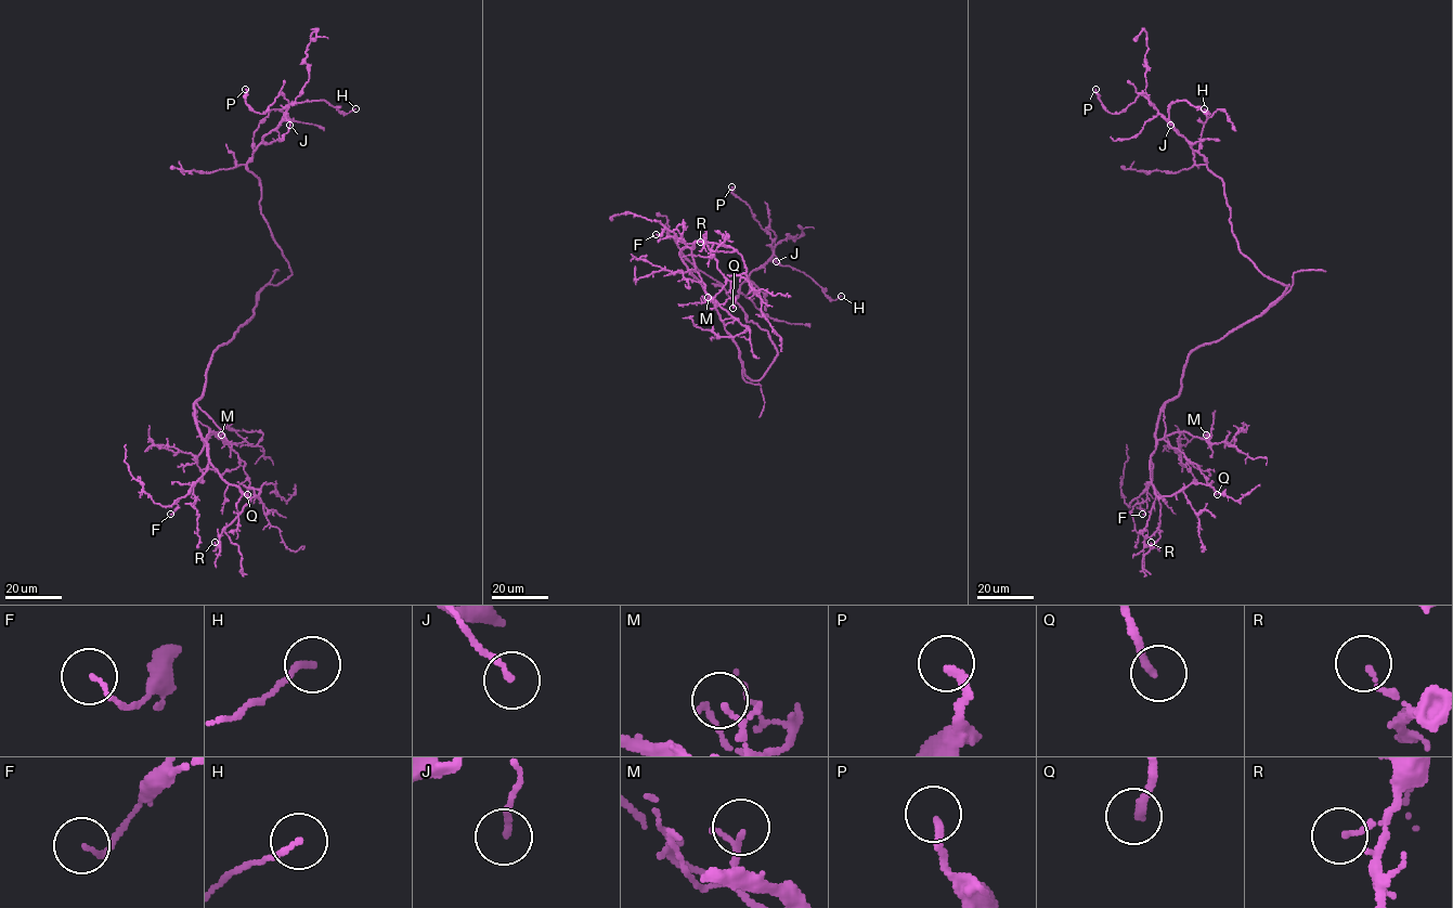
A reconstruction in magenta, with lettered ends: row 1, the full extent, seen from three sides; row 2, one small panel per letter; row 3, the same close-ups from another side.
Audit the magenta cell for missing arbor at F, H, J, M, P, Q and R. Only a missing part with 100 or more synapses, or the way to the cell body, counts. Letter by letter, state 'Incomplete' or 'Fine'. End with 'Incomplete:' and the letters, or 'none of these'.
F: Fine
H: Fine
J: Fine
M: Fine
P: Fine
Q: Fine
R: Fine
Incomplete: none of these

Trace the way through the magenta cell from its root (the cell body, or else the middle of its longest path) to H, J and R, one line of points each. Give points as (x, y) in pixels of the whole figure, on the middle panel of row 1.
H: (740, 359), (759, 380), (777, 354), (733, 299), (767, 260), (841, 296)
J: (740, 359), (759, 380), (777, 354), (733, 299), (753, 270), (776, 261)
R: (740, 359), (713, 300), (680, 257), (696, 242), (736, 249), (713, 251), (704, 236), (700, 242)

